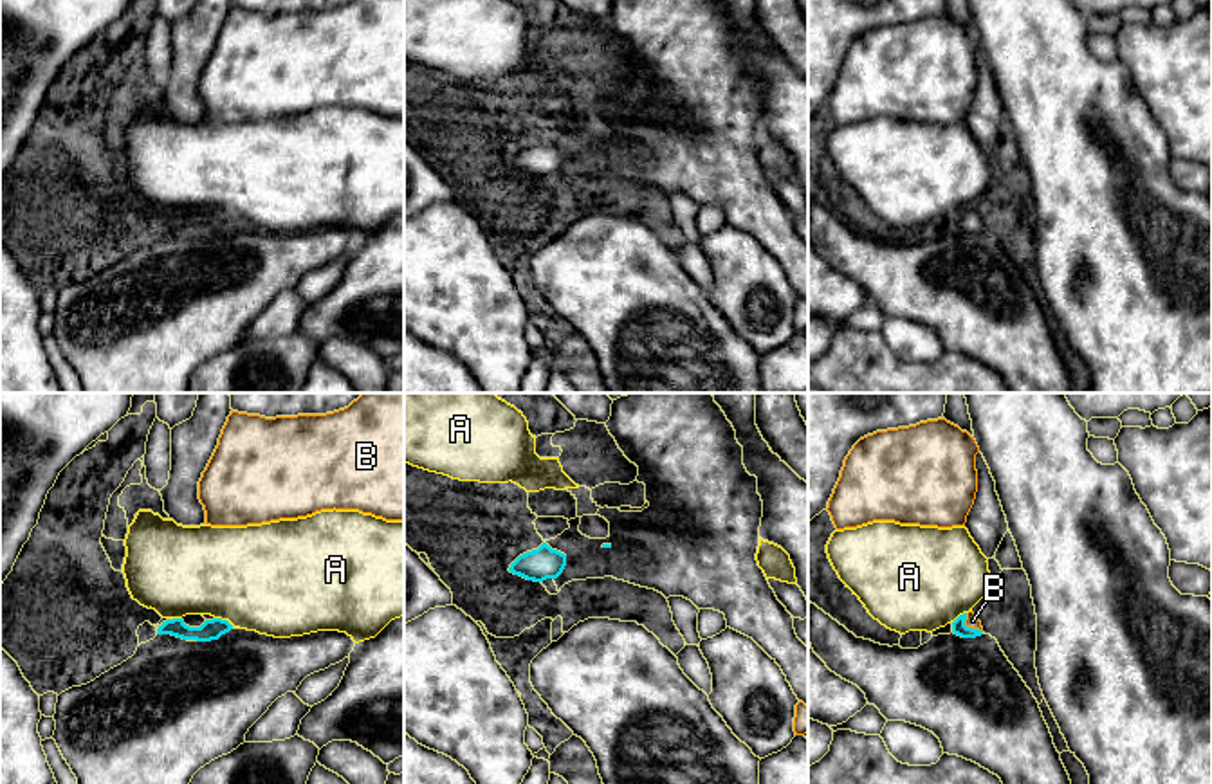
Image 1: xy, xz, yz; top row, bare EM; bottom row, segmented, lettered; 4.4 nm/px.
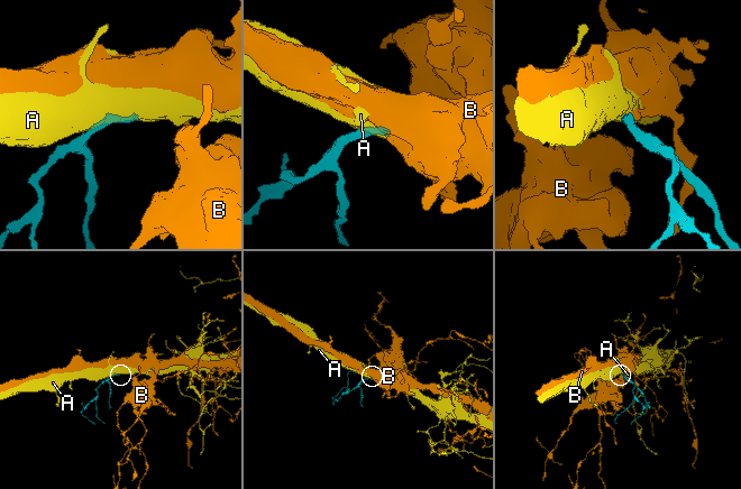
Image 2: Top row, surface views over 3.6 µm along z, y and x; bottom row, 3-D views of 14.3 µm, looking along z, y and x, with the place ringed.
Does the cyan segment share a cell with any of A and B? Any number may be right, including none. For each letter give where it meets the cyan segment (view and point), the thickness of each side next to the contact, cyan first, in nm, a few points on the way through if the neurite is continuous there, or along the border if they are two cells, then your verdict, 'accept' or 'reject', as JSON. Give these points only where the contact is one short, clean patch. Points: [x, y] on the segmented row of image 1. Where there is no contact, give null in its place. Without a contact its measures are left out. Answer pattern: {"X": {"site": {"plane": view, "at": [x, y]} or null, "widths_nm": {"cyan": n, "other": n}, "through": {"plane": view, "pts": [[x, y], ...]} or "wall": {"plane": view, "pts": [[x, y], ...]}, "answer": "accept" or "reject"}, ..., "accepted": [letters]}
{"A": {"site": {"plane": "xy", "at": [220, 619]}, "widths_nm": {"cyan": 100, "other": 480}, "wall": {"plane": "xy", "pts": [[215, 617], [229, 624]]}, "answer": "reject"}, "B": {"site": {"plane": "yz", "at": [969, 628]}, "widths_nm": {"cyan": 60, "other": 60}, "through": {"plane": "yz", "pts": [[958, 626], [969, 628], [973, 620]]}, "answer": "accept"}, "accepted": ["B"]}

